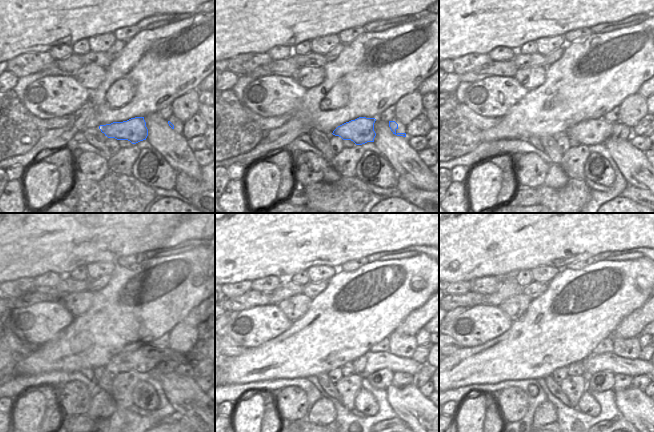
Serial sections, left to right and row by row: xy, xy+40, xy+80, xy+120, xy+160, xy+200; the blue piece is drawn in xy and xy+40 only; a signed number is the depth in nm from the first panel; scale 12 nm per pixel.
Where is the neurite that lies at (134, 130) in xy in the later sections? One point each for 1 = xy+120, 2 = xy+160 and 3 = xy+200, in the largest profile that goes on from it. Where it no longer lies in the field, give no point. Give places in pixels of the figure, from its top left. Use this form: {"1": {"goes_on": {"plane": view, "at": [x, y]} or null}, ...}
{"1": {"goes_on": {"plane": "xy+120", "at": [146, 359]}}, "2": {"goes_on": {"plane": "xy+160", "at": [370, 362]}}, "3": {"goes_on": {"plane": "xy+200", "at": [594, 363]}}}

